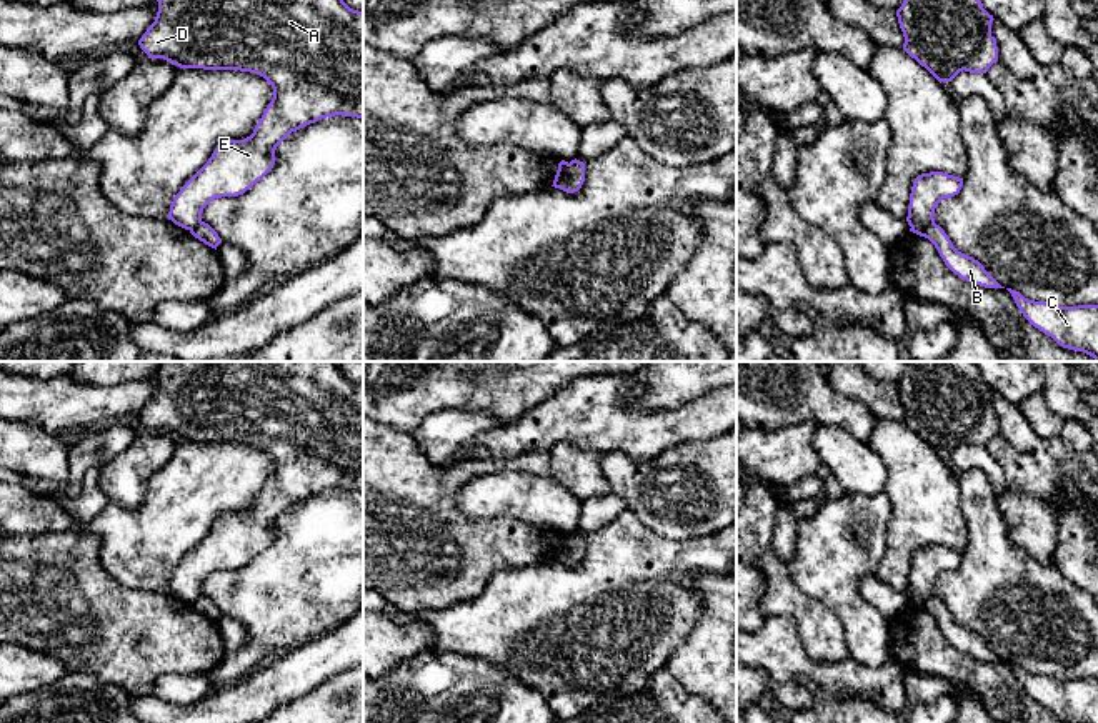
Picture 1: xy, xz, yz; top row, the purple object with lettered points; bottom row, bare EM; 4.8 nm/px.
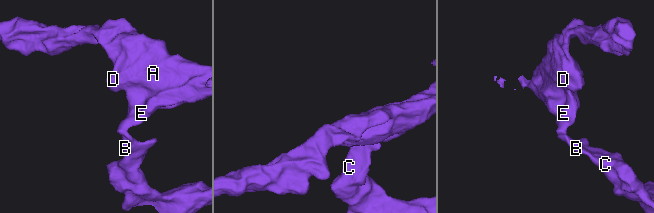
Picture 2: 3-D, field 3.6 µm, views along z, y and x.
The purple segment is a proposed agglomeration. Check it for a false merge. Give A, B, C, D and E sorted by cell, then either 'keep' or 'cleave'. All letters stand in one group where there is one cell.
A D E / B C; cleave

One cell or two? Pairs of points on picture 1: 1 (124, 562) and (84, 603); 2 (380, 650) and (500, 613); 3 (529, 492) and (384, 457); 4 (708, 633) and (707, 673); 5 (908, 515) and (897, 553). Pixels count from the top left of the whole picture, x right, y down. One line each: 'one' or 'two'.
1: two
2: two
3: two
4: one
5: one

